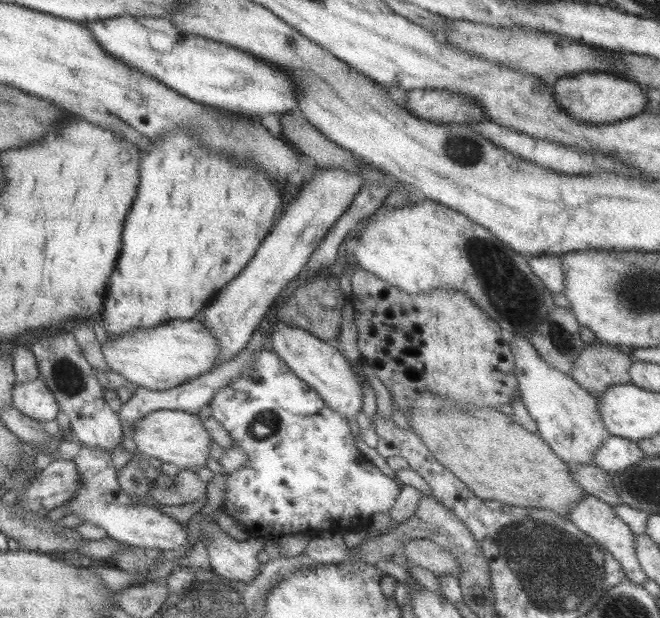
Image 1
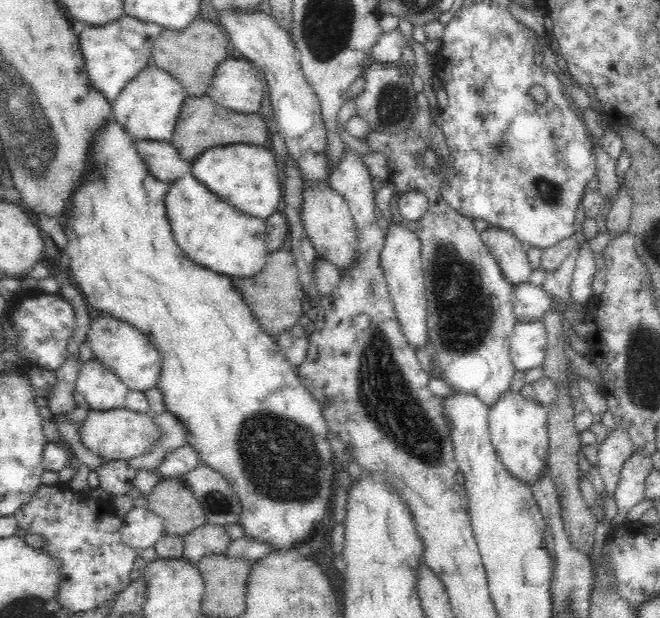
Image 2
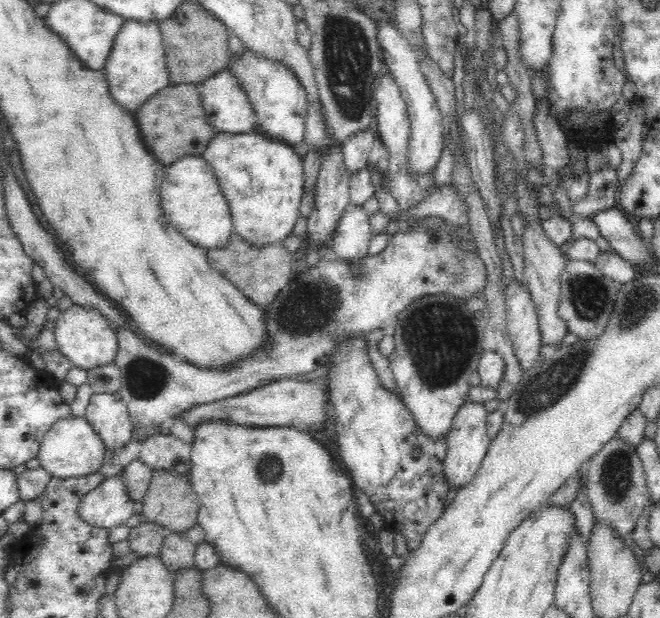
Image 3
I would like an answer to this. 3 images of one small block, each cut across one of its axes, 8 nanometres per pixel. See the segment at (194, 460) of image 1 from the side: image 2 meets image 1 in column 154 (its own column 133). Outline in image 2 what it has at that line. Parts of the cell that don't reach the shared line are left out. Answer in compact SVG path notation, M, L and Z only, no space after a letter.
M125 406L107 411L90 411L77 426L82 444L105 461L130 460L148 454L159 441L161 428L150 412L142 414Z

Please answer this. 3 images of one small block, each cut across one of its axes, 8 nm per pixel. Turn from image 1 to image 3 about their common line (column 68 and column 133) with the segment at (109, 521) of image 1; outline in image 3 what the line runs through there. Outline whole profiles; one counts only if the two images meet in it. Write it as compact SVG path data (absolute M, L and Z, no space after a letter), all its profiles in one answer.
M123 472L105 478L80 502L82 520L98 528L122 526L135 514L134 500L128 494Z

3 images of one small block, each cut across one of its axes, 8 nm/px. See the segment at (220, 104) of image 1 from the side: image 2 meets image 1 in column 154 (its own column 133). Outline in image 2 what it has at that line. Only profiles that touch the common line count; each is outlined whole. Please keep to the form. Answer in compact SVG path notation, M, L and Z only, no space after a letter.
M128 15L100 26L86 25L78 37L91 85L100 91L108 102L116 100L124 86L151 64L152 48L163 30L160 25L145 23Z

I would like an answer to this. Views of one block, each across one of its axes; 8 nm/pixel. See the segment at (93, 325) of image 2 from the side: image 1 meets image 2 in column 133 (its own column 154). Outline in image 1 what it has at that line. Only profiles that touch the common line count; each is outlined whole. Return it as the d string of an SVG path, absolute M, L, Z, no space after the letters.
M195 318L165 321L151 328L131 329L117 337L107 337L100 345L108 370L123 376L134 386L159 391L206 374L213 368L219 351L217 340Z

